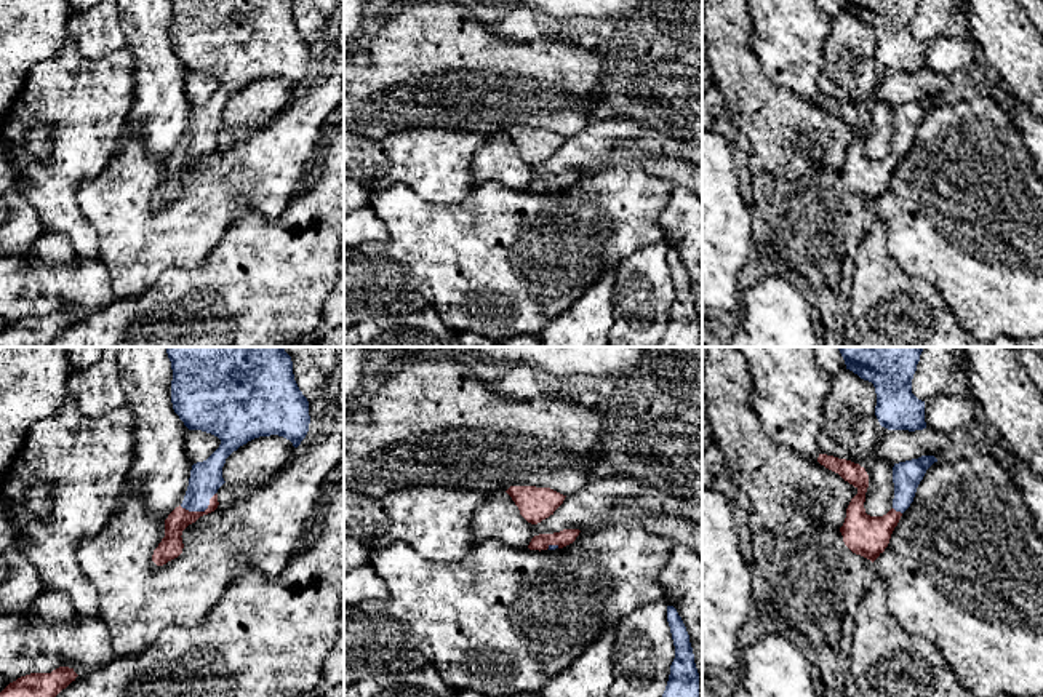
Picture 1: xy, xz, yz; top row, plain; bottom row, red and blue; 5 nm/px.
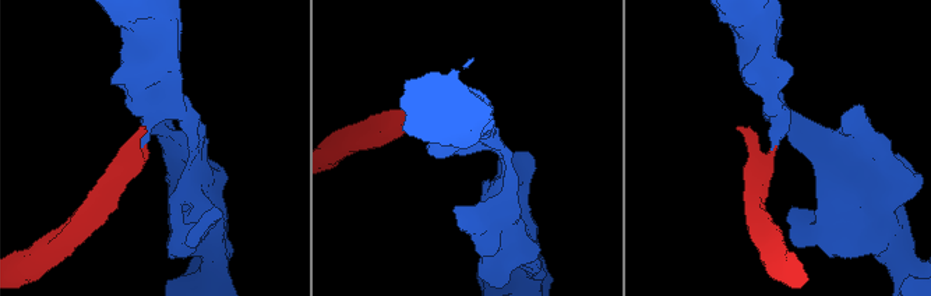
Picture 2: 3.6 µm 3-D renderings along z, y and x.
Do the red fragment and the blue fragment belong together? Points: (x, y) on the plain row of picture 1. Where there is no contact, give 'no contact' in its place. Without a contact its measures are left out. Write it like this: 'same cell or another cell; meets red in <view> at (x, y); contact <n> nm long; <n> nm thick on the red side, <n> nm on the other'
same cell; meets red in xy at (200, 154); contact 200 nm long; 120 nm thick on the red side, 160 nm on the other

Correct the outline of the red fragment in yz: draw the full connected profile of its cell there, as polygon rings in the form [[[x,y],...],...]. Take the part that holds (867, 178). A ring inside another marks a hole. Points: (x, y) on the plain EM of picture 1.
[[[819,96],[817,104],[838,115],[845,123],[857,131],[857,136],[851,141],[846,150],[846,160],[840,169],[840,174],[845,187],[853,195],[873,205],[888,189],[891,176],[902,155],[913,144],[920,123],[923,121],[926,112],[937,104],[937,101],[934,98],[921,98],[918,101],[894,106],[893,150],[883,158],[870,158],[864,150],[865,134],[872,121],[870,102],[862,101],[859,106],[854,106],[846,101]]]

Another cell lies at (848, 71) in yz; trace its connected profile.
[[[849,11],[835,16],[819,62],[819,94],[854,106],[870,102],[881,69],[875,48],[877,35],[872,24]]]

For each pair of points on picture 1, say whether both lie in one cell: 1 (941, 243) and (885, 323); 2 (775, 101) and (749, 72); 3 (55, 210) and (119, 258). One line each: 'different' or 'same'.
1: different
2: same
3: different

